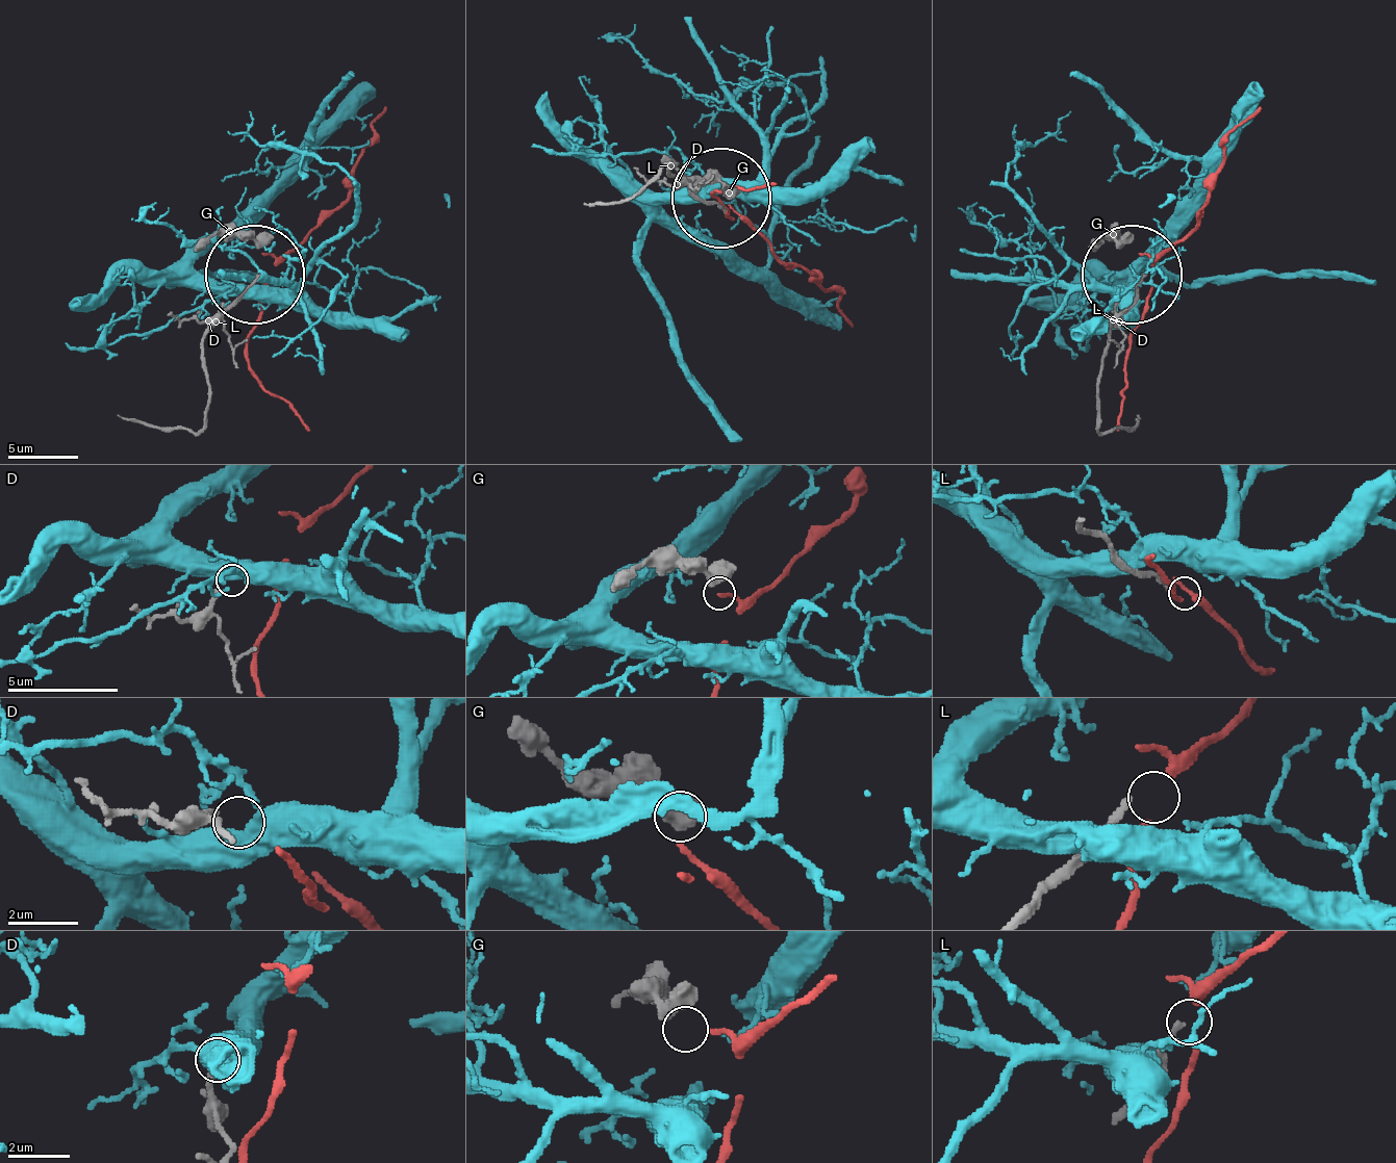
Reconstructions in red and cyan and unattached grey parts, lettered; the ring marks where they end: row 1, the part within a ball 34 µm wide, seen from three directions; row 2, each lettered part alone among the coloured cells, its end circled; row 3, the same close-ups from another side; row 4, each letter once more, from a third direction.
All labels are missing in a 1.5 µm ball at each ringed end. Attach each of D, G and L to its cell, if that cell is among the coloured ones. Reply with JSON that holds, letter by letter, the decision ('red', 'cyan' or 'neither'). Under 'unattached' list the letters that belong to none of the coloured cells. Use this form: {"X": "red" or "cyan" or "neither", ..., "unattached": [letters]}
{"D": "cyan", "G": "red", "L": "neither", "unattached": ["L"]}

